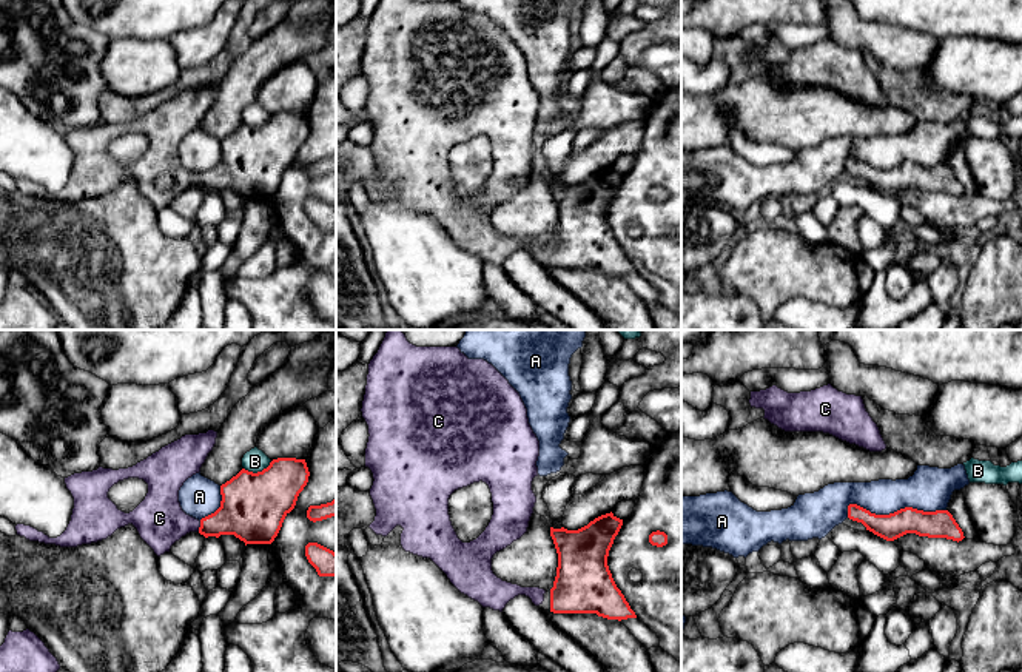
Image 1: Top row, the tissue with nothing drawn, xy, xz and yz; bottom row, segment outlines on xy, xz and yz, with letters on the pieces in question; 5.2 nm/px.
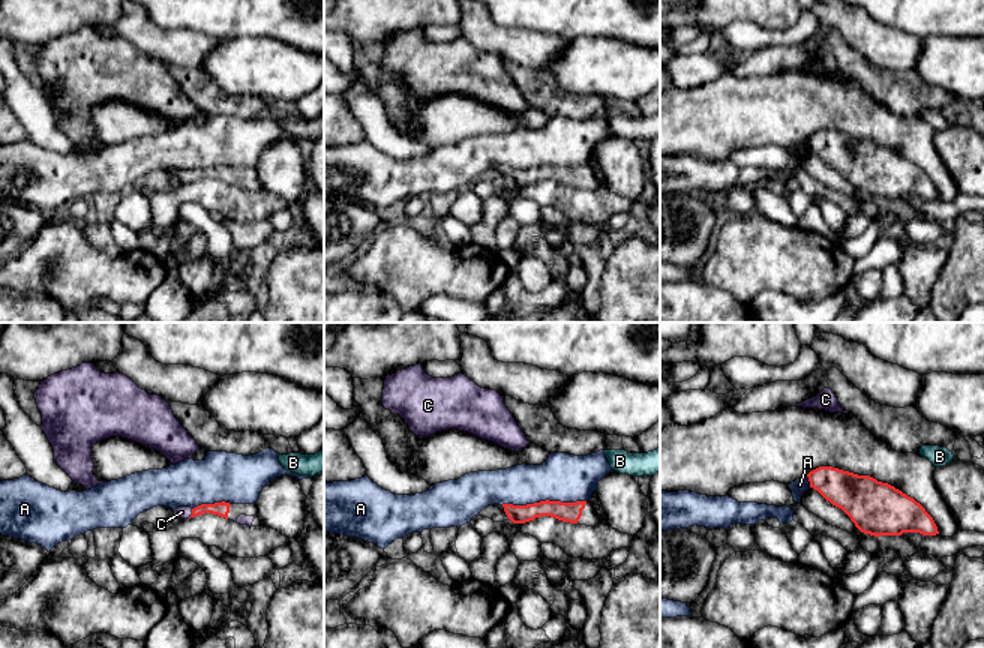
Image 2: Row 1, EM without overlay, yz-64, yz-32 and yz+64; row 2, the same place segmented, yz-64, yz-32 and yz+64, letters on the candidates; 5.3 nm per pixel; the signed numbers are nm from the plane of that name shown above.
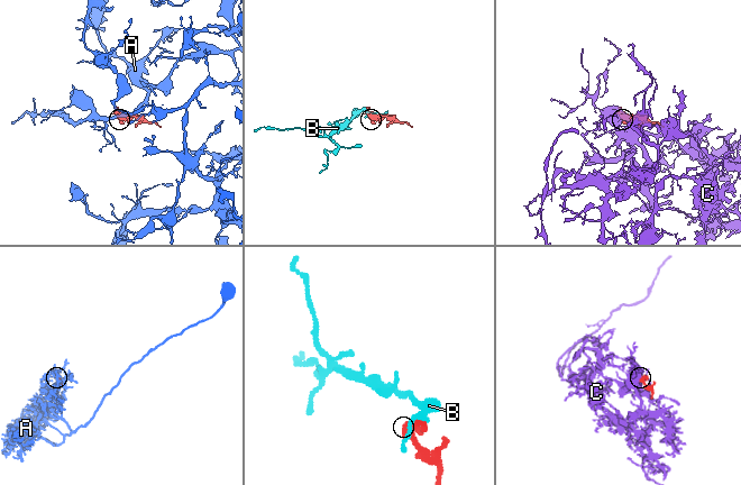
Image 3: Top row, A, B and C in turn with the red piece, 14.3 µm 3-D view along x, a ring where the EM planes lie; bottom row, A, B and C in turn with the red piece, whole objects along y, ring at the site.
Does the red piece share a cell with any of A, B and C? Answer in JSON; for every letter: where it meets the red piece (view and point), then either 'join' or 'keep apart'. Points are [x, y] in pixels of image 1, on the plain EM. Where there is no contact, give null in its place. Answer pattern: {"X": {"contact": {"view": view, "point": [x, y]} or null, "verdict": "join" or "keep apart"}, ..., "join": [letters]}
{"A": {"contact": {"view": "yz", "point": [891, 168]}, "verdict": "keep apart"}, "B": {"contact": {"view": "xy", "point": [258, 127]}, "verdict": "keep apart"}, "C": {"contact": {"view": "xy", "point": [201, 181]}, "verdict": "join"}, "join": ["C"]}

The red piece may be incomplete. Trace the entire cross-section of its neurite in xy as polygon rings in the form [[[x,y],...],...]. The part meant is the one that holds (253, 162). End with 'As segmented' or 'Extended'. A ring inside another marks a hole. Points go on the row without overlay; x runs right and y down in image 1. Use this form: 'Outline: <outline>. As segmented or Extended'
Outline: [[[214,85],[185,89],[133,122],[99,122],[74,128],[65,133],[74,153],[66,185],[49,193],[31,180],[17,179],[17,190],[29,196],[77,202],[106,194],[117,183],[133,179],[157,211],[170,207],[190,186],[199,186],[205,193],[234,190],[245,200],[271,199],[308,137],[305,114],[277,113],[257,128],[242,123],[220,140],[220,162],[199,176],[182,165],[179,145],[200,126],[216,92]],[[128,133],[143,134],[148,148],[133,166],[125,168],[108,153],[108,146]]]. Extended

